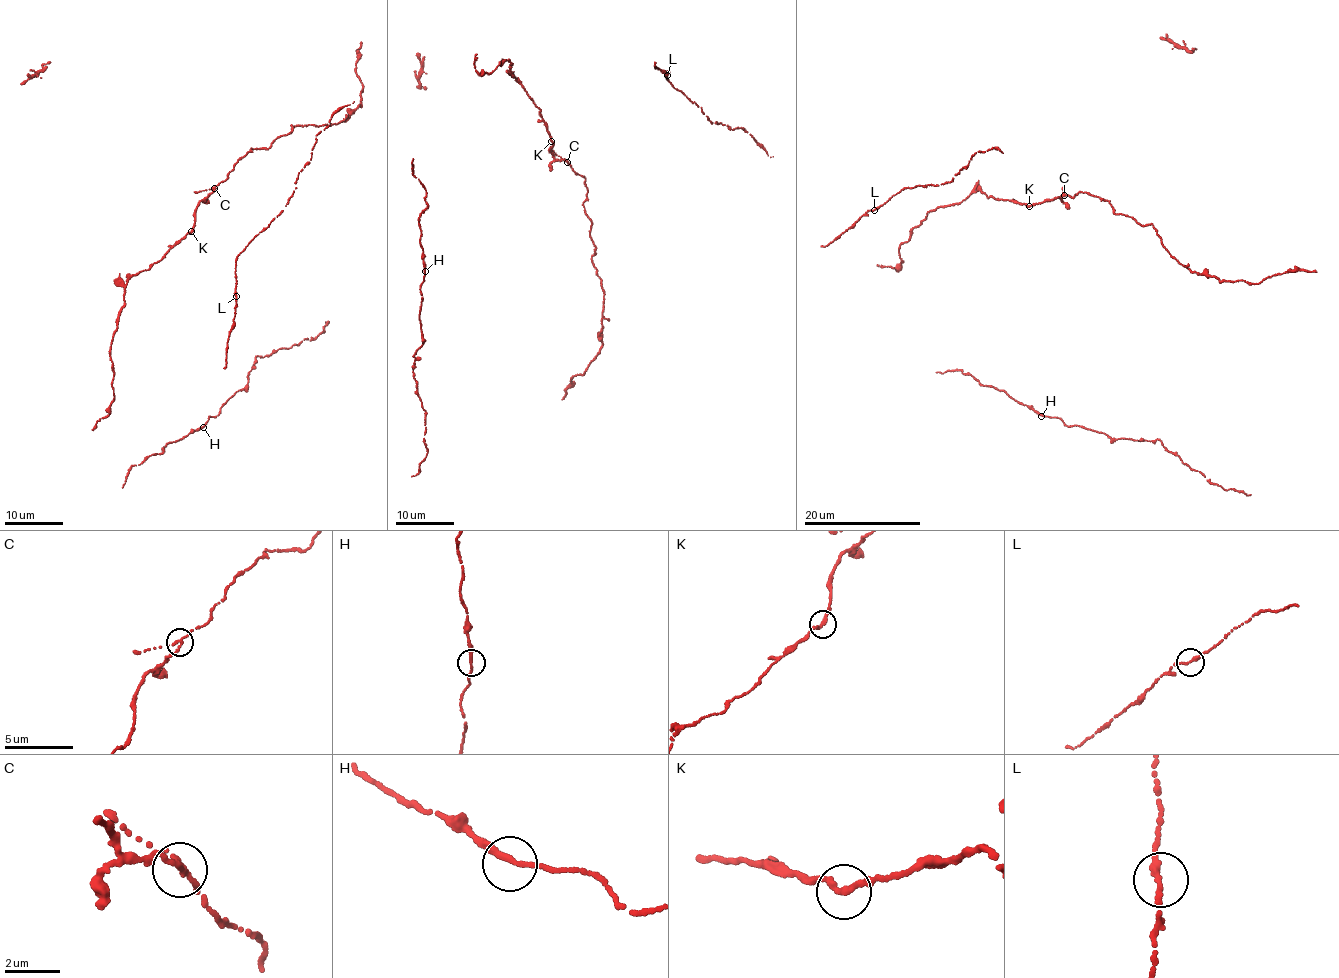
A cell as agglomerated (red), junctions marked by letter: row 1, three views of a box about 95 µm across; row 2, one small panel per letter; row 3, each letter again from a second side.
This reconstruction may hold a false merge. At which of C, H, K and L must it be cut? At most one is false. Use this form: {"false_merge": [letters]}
{"false_merge": []}

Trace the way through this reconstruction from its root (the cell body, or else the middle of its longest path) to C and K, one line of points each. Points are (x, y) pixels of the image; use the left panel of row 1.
C: (113, 367), (109, 347), (129, 278), (164, 257), (190, 232), (198, 205), (214, 188)
K: (113, 367), (109, 347), (125, 303), (123, 290), (129, 278), (164, 257), (168, 250), (192, 232)

